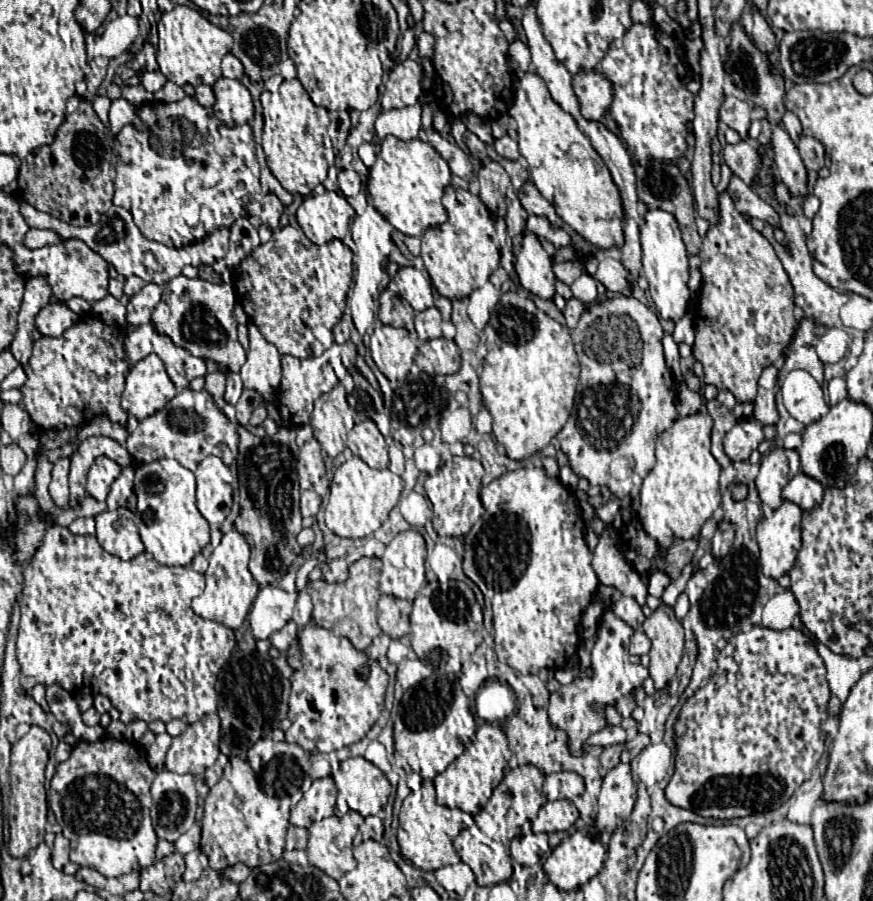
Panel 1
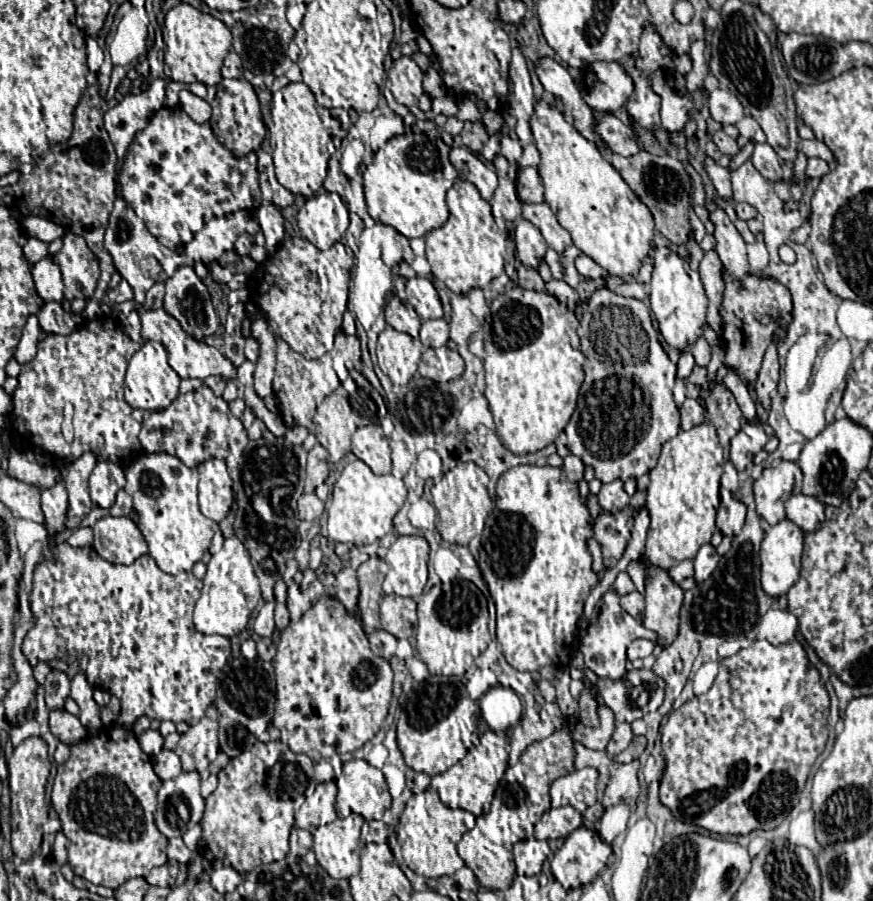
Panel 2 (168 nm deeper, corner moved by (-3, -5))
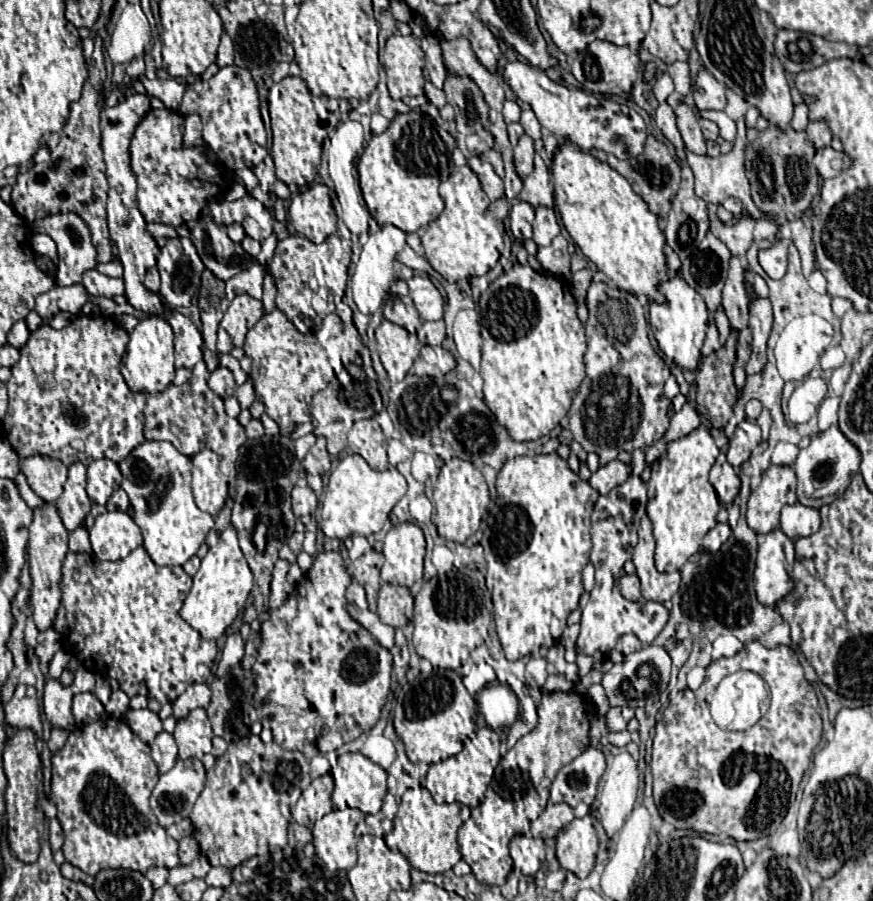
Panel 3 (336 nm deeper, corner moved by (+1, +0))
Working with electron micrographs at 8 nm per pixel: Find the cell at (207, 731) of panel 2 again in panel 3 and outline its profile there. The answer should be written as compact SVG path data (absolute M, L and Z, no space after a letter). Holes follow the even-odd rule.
M193 709L185 719L179 719L173 737L179 745L181 759L189 757L201 759L205 753L209 753L213 731L205 709Z

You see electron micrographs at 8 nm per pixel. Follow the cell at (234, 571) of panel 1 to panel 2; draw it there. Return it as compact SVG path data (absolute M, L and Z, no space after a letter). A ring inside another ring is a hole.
M231 536L225 540L223 548L213 554L213 558L207 564L207 574L203 578L203 590L201 598L195 604L193 612L193 624L203 634L221 634L221 636L235 636L245 630L251 612L257 608L261 600L259 590L259 578L253 572L249 552L241 544L237 536Z

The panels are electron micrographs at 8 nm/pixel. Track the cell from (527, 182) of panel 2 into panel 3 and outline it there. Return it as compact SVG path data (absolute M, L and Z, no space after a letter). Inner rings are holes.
M523 133L515 147L515 169L521 179L533 171L533 157L535 157L533 139L527 133Z

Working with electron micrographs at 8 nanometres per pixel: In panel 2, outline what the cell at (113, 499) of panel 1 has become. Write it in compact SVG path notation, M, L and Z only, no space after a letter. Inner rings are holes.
M119 490L117 492L117 500L111 506L109 513L111 516L129 516L131 508L133 508L133 498L125 490Z

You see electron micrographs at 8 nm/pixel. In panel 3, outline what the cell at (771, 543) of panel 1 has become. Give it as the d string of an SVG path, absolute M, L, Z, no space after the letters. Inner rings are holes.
M773 529L763 537L757 551L753 579L757 601L765 607L775 607L787 593L793 591L793 579L787 571L789 565L785 561L785 553L793 553L793 545L781 529Z

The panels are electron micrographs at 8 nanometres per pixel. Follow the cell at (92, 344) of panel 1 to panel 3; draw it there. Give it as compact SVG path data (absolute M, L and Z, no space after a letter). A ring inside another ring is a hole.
M101 315L75 317L67 327L59 331L49 325L41 325L29 335L29 341L21 347L21 359L11 367L13 375L7 381L9 409L5 419L1 421L5 439L21 459L47 455L57 457L67 467L77 461L89 463L103 457L119 463L145 441L143 407L147 401L147 393L131 391L119 371L123 359L121 355L125 353L127 343L127 331L113 319Z

